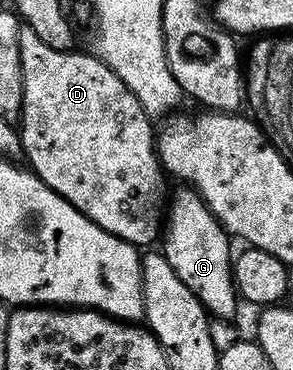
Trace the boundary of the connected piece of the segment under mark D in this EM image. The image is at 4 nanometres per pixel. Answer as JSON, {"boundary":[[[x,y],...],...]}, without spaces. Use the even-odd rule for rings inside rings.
{"boundary":[[[26,25],[20,26],[19,29],[19,48],[21,49],[21,69],[23,70],[23,114],[17,130],[20,139],[23,140],[23,155],[31,162],[28,163],[30,170],[39,176],[42,183],[49,185],[49,189],[53,189],[62,199],[69,201],[69,205],[73,205],[81,214],[89,217],[89,221],[93,221],[101,229],[113,233],[113,237],[130,243],[136,249],[150,248],[154,244],[151,242],[155,238],[157,238],[156,240],[160,238],[161,224],[165,219],[165,195],[163,199],[165,172],[159,162],[157,135],[153,127],[151,131],[152,116],[145,113],[141,101],[137,101],[137,97],[133,97],[133,93],[125,85],[125,81],[121,81],[121,77],[117,77],[117,73],[113,73],[113,69],[106,67],[102,59],[94,54],[91,54],[92,56],[82,55],[79,49],[70,51],[49,49],[49,45],[41,42],[37,33],[33,33],[33,29],[29,29]]]}

